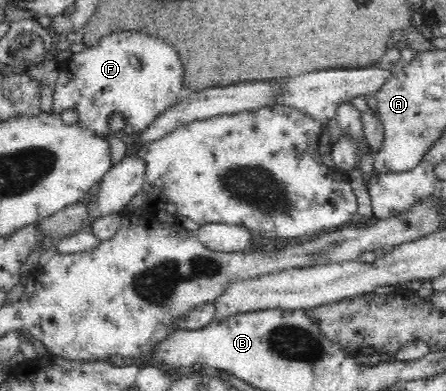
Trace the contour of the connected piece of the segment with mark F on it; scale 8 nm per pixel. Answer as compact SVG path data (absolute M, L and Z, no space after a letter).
M136 30L116 31L105 35L94 47L73 54L64 63L57 62L57 67L59 79L53 93L53 112L60 114L65 109L73 109L78 115L79 123L98 136L114 133L108 128L108 118L114 112L121 113L125 118L123 132L126 135L145 130L155 117L178 101L178 94L184 83L184 69L176 51L168 43L162 43L160 39L148 37Z

